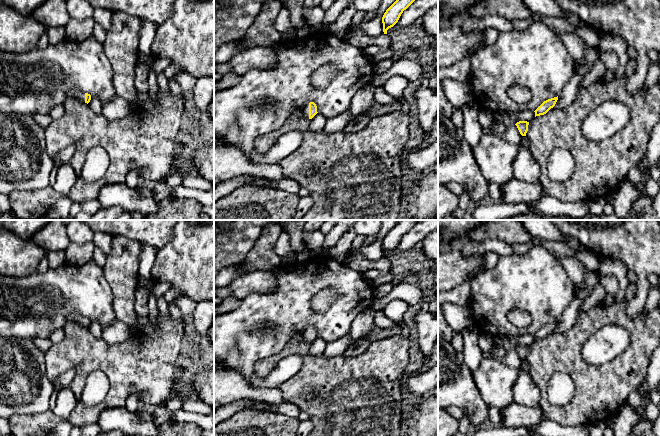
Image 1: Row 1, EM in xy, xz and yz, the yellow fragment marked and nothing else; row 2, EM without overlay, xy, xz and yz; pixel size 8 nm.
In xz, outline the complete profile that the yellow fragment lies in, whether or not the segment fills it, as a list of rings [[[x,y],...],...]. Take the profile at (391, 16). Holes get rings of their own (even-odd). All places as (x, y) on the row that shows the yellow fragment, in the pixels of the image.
[[[396,0],[384,13],[382,17],[383,32],[387,34],[387,30],[393,27],[399,20],[401,14],[415,0]]]

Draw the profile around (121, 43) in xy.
[[[124,12],[113,13],[111,28],[103,42],[113,70],[113,85],[118,97],[135,106],[138,91],[134,85],[139,62],[138,43],[143,21]]]

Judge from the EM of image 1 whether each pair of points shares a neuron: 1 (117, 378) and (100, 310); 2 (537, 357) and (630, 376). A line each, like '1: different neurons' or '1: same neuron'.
1: different neurons
2: same neuron

